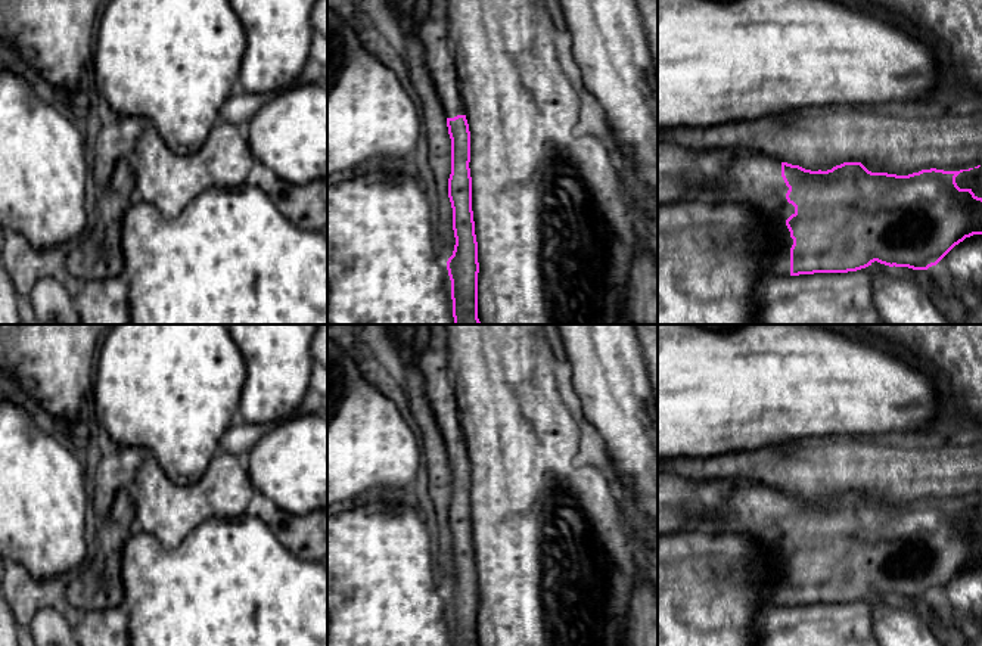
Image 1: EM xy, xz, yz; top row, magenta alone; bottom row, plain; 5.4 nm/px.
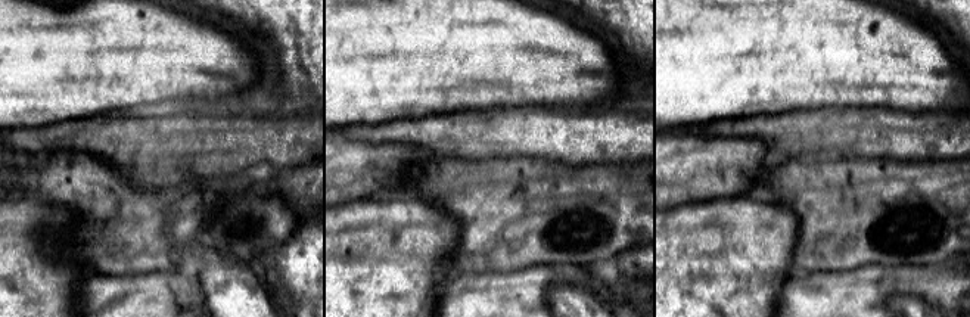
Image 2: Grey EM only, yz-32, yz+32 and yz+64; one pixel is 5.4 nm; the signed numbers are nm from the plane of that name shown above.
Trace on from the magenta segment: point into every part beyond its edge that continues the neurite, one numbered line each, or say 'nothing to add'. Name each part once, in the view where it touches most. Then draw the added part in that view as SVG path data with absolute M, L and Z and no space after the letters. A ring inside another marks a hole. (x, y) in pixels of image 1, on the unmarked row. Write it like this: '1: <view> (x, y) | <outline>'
1: yz (754, 509) | M745 482L724 493L708 512L706 528L733 531L752 537L773 553L779 568L774 580L765 586L764 597L774 606L790 605L790 578L793 569L786 550L795 544L787 532L789 518L781 507L781 491L756 482Z

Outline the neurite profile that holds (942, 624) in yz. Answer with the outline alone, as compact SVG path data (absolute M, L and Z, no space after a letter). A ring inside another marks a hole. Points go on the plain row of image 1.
M889 597L891 605L894 606L910 606L917 605L923 609L924 617L932 622L936 633L948 633L951 630L957 630L951 619L944 615L941 609L932 606L932 603L924 600L913 600L908 597Z

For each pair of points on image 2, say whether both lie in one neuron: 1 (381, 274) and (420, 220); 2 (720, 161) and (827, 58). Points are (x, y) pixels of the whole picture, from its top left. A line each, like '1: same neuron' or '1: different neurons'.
1: same neuron
2: different neurons

